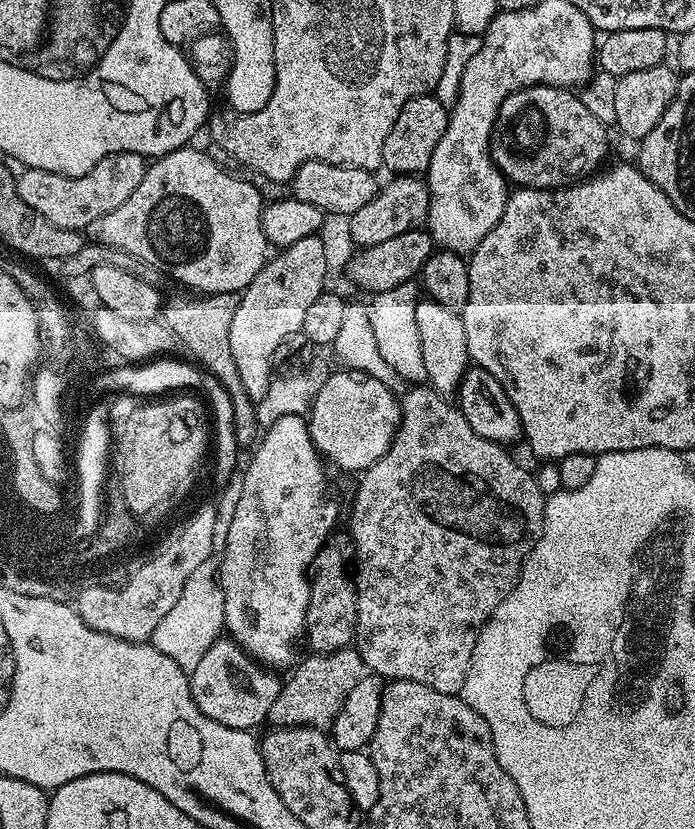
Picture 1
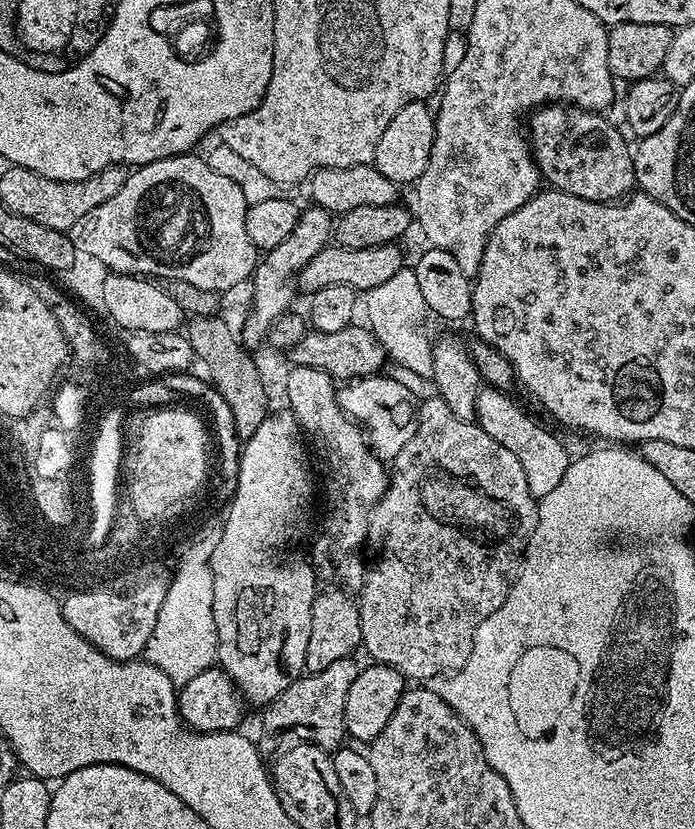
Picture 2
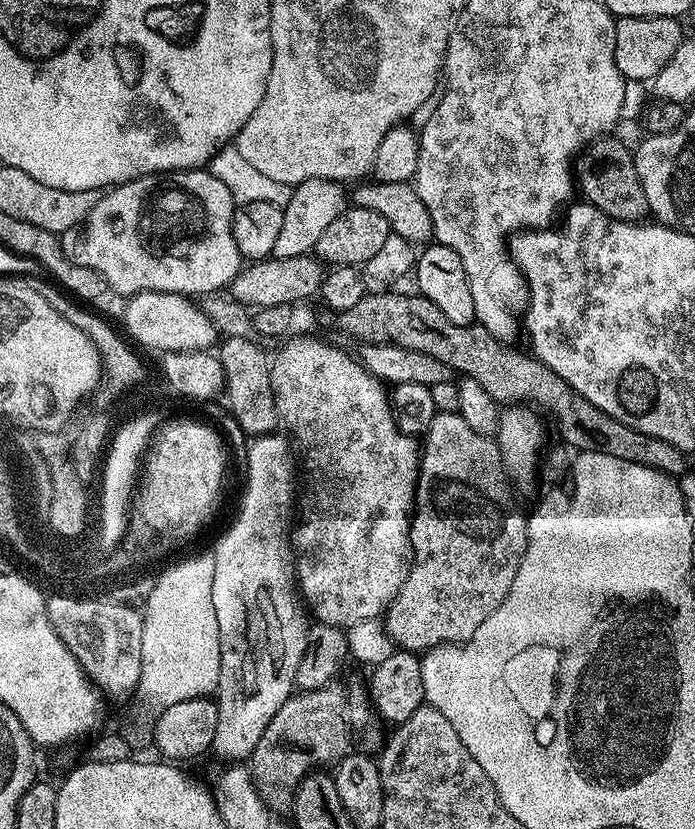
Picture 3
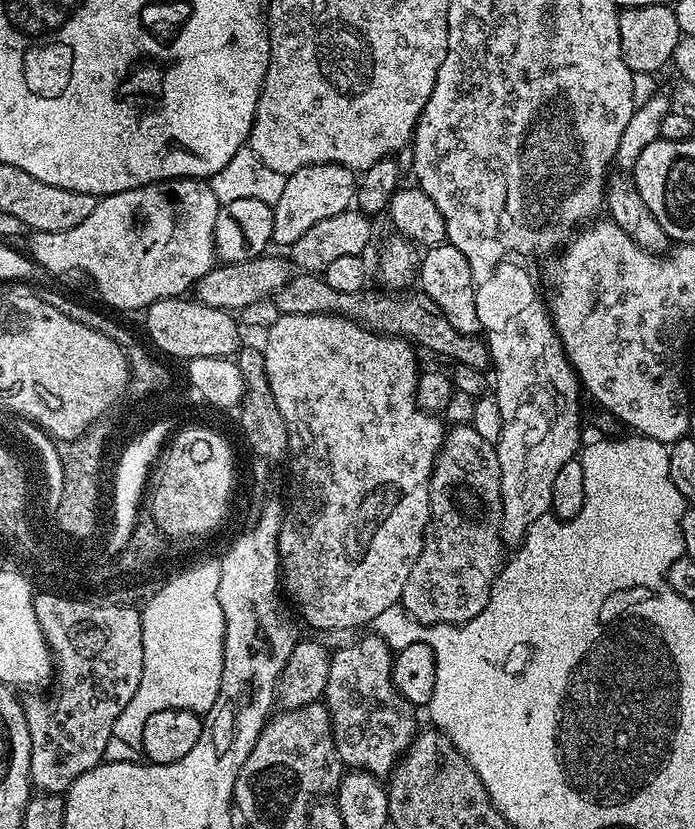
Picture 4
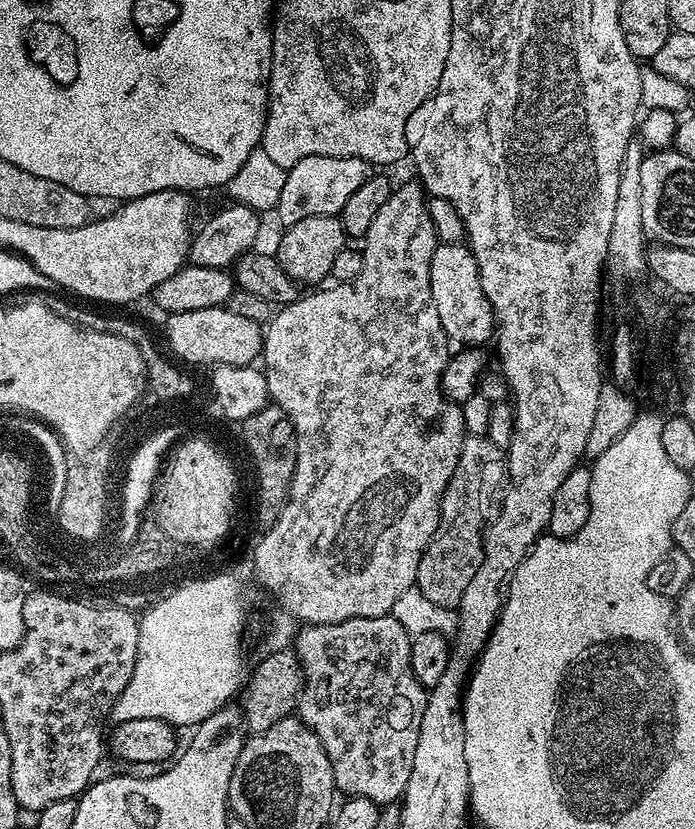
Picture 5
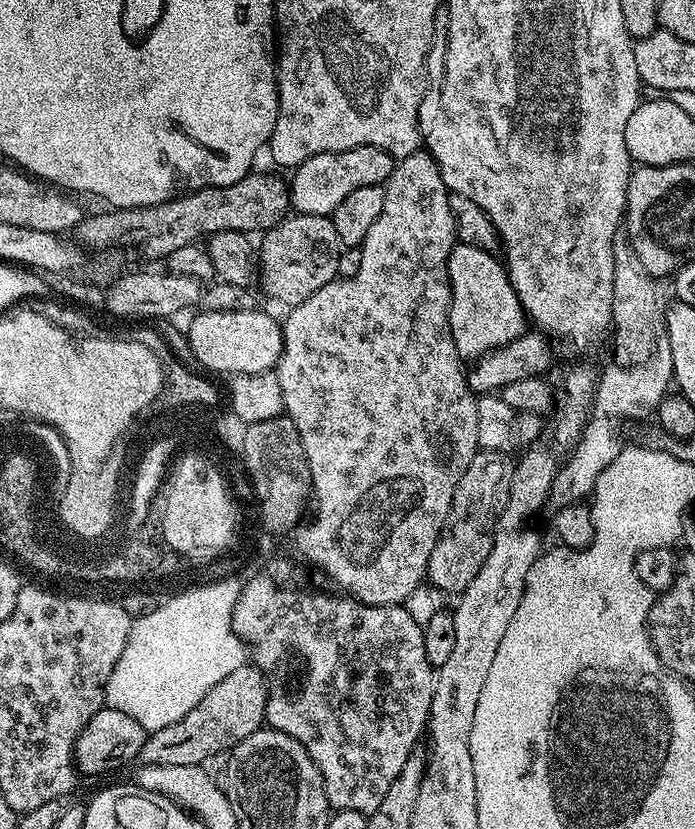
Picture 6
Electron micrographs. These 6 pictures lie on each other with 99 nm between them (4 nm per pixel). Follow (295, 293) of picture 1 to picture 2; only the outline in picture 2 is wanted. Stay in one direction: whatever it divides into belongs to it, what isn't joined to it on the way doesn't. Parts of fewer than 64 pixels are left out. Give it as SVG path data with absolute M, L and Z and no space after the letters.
M308 206L301 211L294 230L283 242L278 242L274 250L270 250L257 263L256 271L250 277L252 284L252 309L244 320L242 340L245 345L265 343L273 322L284 312L293 307L292 292L296 275L304 269L306 262L318 254L318 250L329 247L334 236L334 216L325 208Z

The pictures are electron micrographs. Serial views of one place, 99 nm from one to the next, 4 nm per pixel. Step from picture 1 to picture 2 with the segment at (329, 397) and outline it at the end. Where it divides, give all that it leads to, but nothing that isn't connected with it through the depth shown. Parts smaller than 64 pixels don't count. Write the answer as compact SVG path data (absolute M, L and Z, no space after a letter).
M387 374L358 377L347 381L339 389L338 399L341 410L364 429L372 451L382 460L391 462L398 450L402 450L402 446L406 446L406 442L414 438L420 413L418 401L406 387Z

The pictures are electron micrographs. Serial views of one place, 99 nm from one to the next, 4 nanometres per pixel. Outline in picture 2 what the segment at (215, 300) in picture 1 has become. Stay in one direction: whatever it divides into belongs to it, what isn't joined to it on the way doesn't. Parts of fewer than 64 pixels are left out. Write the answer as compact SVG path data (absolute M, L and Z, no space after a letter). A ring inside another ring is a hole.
M217 314L210 317L195 317L186 324L186 335L192 355L197 361L204 363L208 371L207 379L216 388L218 394L226 400L233 415L233 424L241 441L249 440L262 426L270 411L268 405L268 392L264 389L264 380L252 361L252 356L247 347L242 343L241 337L232 333L232 328L223 320L223 315ZM248 351L248 352L247 352Z

